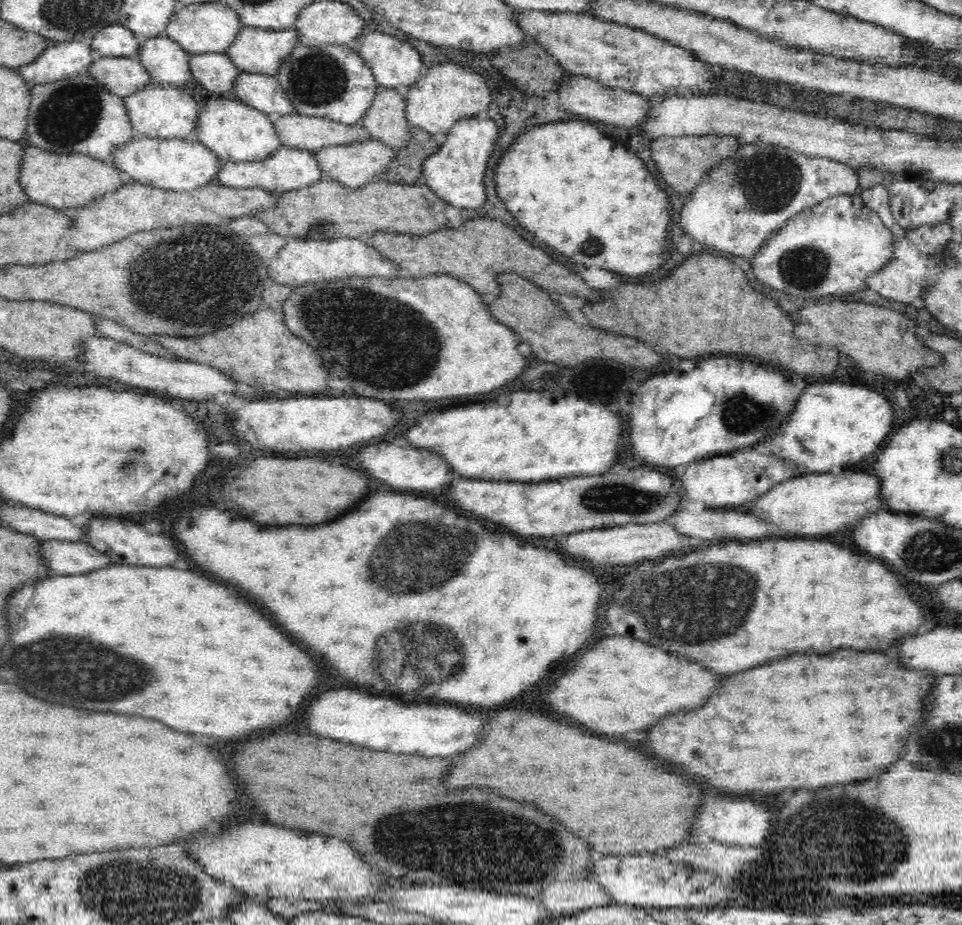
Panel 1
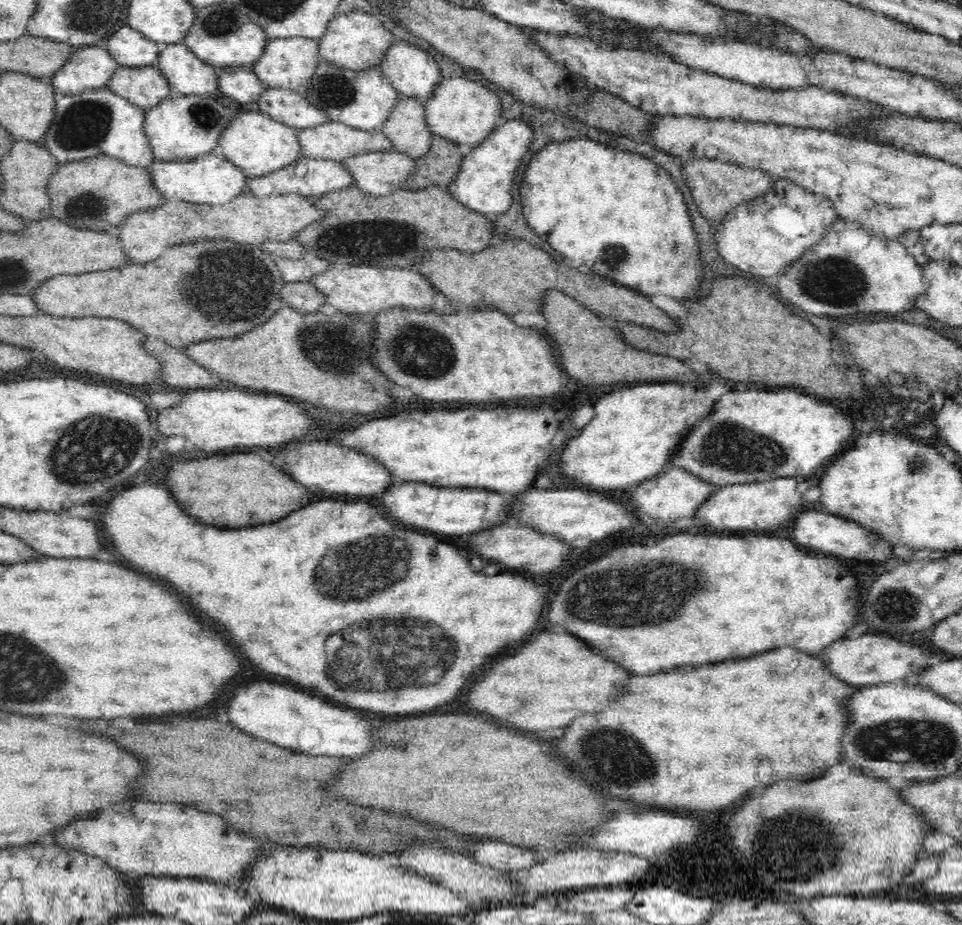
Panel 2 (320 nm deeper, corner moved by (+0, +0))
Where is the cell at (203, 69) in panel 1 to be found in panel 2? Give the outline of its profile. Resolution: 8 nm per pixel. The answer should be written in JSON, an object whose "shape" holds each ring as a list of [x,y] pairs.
{"shape":[[[227,66],[216,70],[218,94],[232,102],[246,104],[256,102],[264,91],[263,84],[251,67]]]}

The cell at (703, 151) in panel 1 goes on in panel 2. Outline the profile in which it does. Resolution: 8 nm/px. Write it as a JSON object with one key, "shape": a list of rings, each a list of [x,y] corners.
{"shape":[[[690,157],[683,161],[683,166],[682,172],[684,172],[686,186],[690,188],[692,198],[698,205],[698,210],[706,218],[714,222],[722,222],[722,219],[738,203],[762,194],[773,183],[772,176],[764,171],[764,169],[748,167],[730,160]]]}

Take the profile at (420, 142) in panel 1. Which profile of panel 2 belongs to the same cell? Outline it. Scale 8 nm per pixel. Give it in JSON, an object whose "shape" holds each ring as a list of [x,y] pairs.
{"shape":[[[433,134],[431,148],[415,159],[412,172],[401,182],[401,187],[406,190],[430,185],[447,188],[458,174],[463,155],[455,142]]]}

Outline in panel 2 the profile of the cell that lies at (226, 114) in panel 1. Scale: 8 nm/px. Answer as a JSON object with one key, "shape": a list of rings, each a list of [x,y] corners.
{"shape":[[[238,112],[219,134],[217,145],[225,158],[238,166],[246,178],[254,178],[280,170],[301,156],[296,132],[297,129],[274,120],[266,113]]]}

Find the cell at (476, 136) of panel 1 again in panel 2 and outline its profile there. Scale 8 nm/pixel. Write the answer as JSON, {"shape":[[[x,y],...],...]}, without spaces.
{"shape":[[[506,120],[505,124],[495,126],[482,139],[482,142],[472,147],[461,158],[458,174],[456,174],[454,182],[450,182],[447,187],[447,190],[451,193],[451,197],[466,208],[482,215],[489,215],[490,217],[502,214],[505,210],[508,210],[512,202],[510,192],[515,168],[519,165],[520,158],[524,156],[530,141],[530,128],[526,124],[522,124],[522,122],[518,122],[518,120]]]}

